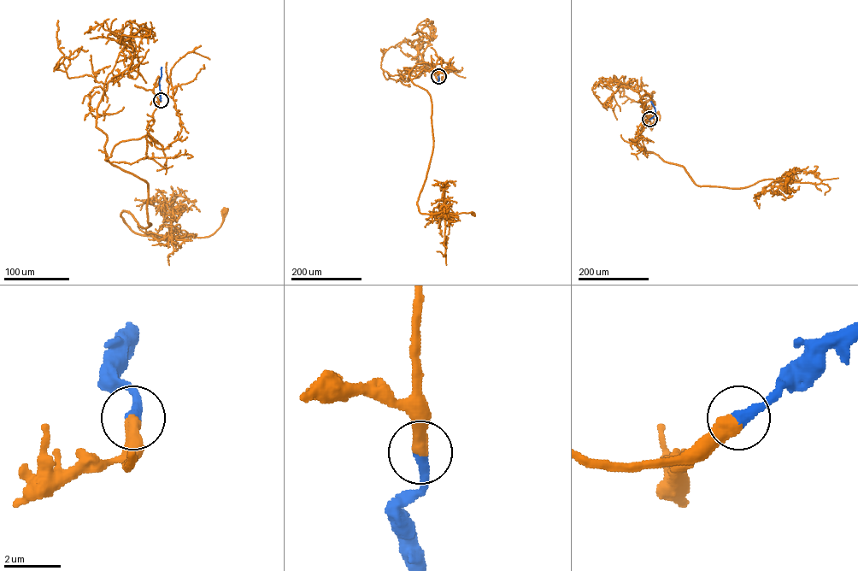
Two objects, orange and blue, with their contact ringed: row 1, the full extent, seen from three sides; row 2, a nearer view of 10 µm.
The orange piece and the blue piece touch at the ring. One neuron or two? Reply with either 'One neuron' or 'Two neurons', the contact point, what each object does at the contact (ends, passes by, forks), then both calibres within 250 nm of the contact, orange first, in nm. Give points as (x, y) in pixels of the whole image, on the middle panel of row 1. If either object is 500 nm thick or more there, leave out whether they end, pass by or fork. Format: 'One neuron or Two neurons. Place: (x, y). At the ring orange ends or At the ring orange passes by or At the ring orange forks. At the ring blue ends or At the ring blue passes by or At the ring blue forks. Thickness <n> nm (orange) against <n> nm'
One neuron. Place: (438, 76). Thickness 550 nm (orange) against 440 nm

